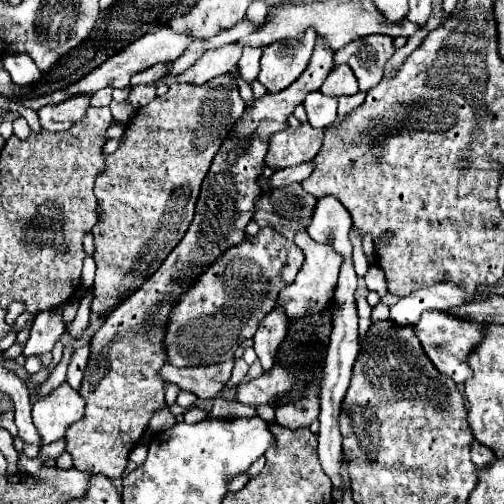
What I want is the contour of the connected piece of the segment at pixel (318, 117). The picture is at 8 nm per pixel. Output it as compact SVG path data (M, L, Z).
M313 91L307 95L303 105L307 111L307 119L313 127L325 129L337 119L337 97L327 97L321 91Z

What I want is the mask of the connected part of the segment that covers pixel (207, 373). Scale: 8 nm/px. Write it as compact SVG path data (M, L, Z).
M225 361L209 367L185 367L185 369L177 369L165 363L159 369L159 377L177 383L185 391L193 391L201 399L213 399L227 385L231 377L231 369L233 369L233 361Z

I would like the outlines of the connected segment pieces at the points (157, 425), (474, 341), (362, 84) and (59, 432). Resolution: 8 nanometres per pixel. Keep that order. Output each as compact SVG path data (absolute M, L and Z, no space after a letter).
M167 407L157 409L157 411L153 413L151 421L149 421L149 427L151 427L153 431L165 431L165 429L171 429L173 425L175 425L175 415L173 415Z
M427 311L425 315L421 315L419 323L415 325L415 333L427 353L427 357L433 361L433 365L437 369L441 369L441 373L449 375L455 383L463 383L467 379L467 359L469 353L473 353L473 349L481 343L483 331L489 327L489 323L475 323L475 321L465 321L453 313L447 311Z
M371 35L335 51L335 65L347 63L359 81L359 91L369 91L383 79L383 69L393 53L393 37Z
M61 383L49 395L37 399L33 405L33 423L47 445L65 437L67 427L75 423L83 411L85 401L81 401L79 391L75 391L69 383Z

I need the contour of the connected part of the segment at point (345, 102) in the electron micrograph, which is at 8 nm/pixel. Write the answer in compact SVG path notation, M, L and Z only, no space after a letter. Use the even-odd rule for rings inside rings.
M355 93L355 95L339 97L339 117L345 117L351 109L359 107L363 101L365 101L365 93Z

